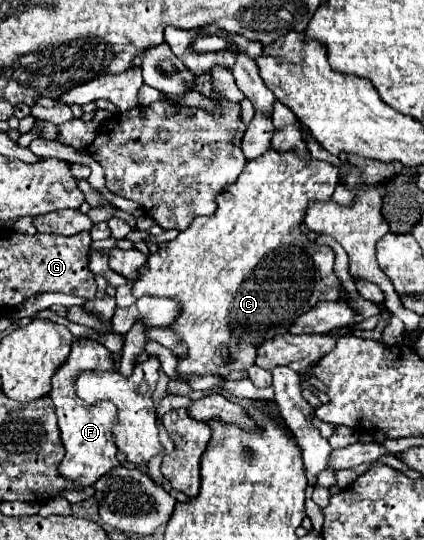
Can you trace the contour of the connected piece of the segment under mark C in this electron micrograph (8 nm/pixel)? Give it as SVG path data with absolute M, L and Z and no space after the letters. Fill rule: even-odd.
M267 150L263 156L255 158L255 160L249 160L241 178L237 178L235 184L227 186L227 190L223 190L223 194L219 194L217 198L217 210L213 216L199 216L191 222L191 226L187 230L183 230L175 240L171 242L163 242L159 244L159 250L155 254L149 256L147 264L141 268L139 276L133 280L133 296L135 298L141 298L141 296L155 296L155 298L171 298L179 304L181 312L179 316L175 318L173 324L169 324L167 328L173 330L175 334L181 336L183 344L187 346L187 354L185 356L179 356L177 358L177 382L185 382L189 384L189 376L217 376L217 378L227 378L229 372L233 370L247 370L255 364L255 356L257 356L257 348L271 340L271 338L277 338L277 336L283 336L285 332L289 332L293 320L299 316L299 314L305 314L307 310L311 310L313 304L317 304L319 300L337 300L339 298L339 280L333 272L333 262L335 262L335 254L331 248L327 246L317 246L315 242L307 240L307 236L301 232L301 220L305 216L305 210L311 202L325 202L331 198L335 186L339 182L339 170L327 162L321 162L321 160L315 160L315 158L299 158L297 154L279 154L279 152L273 152L273 150ZM291 210L295 210L295 226L291 226Z

